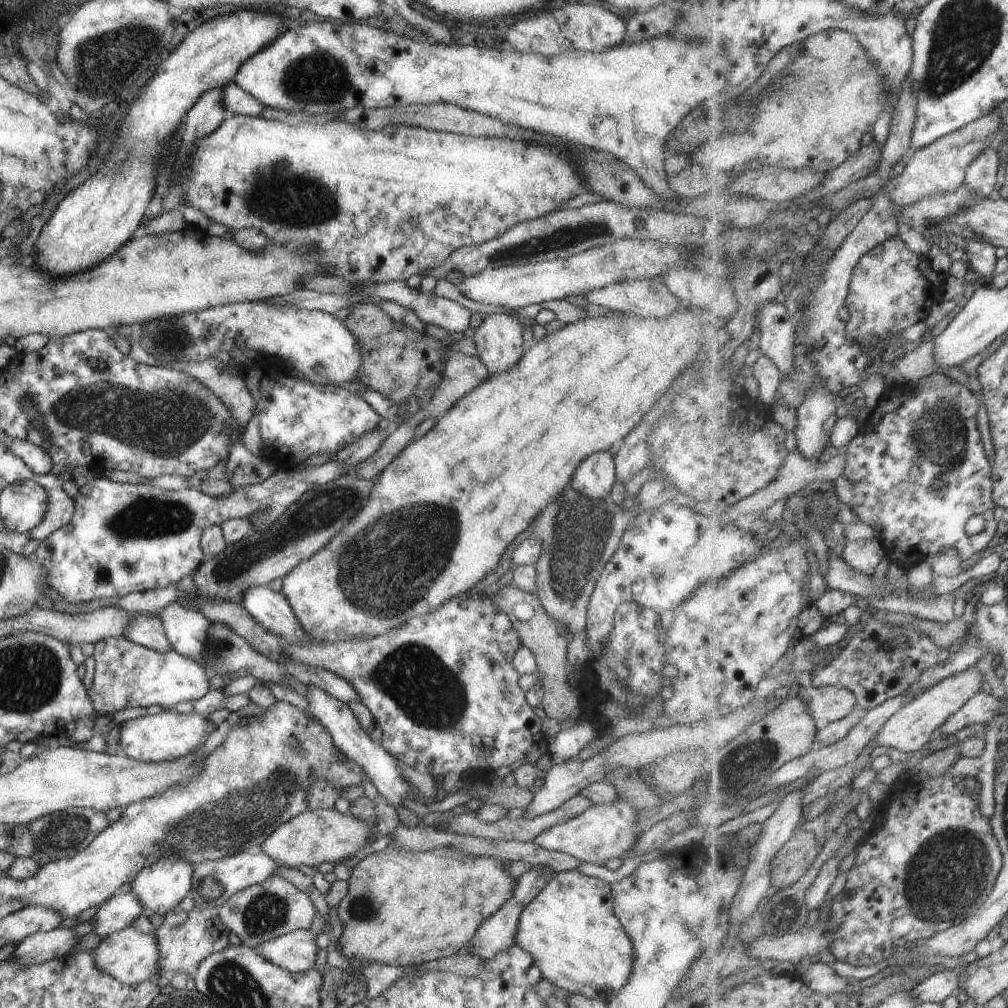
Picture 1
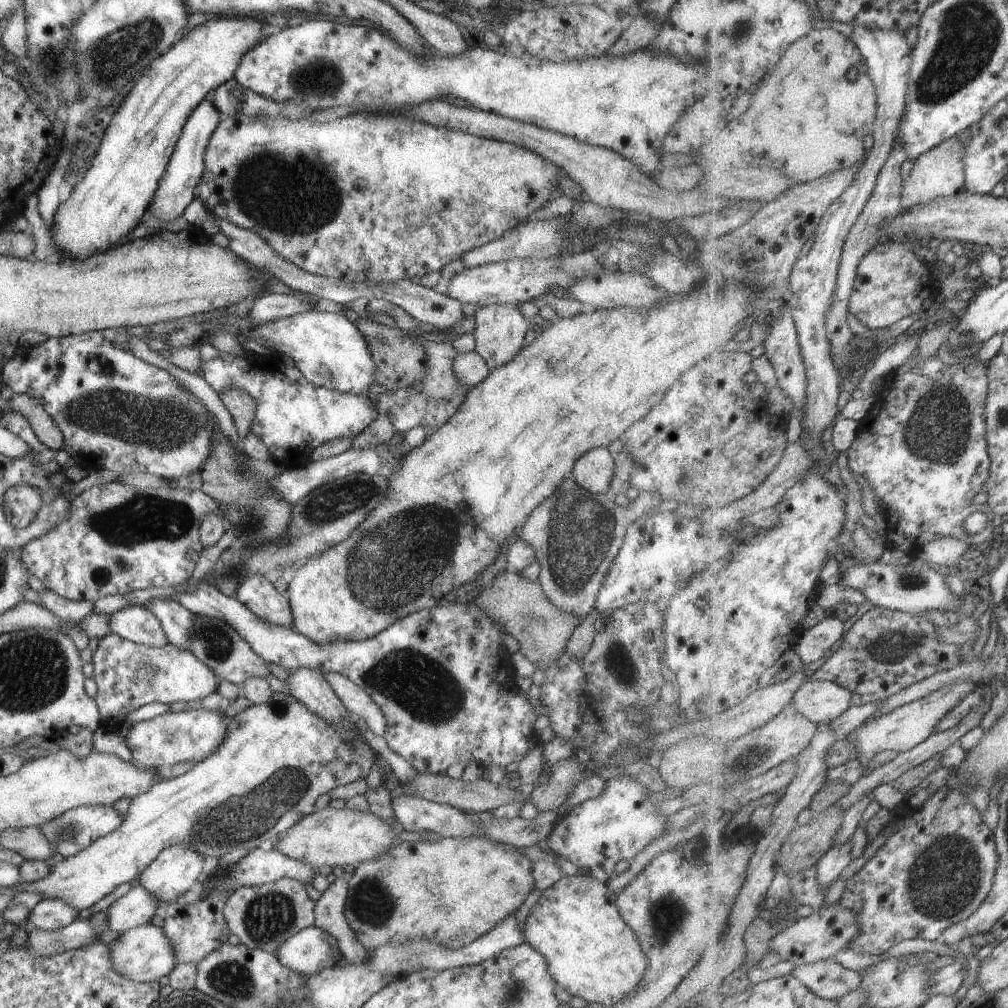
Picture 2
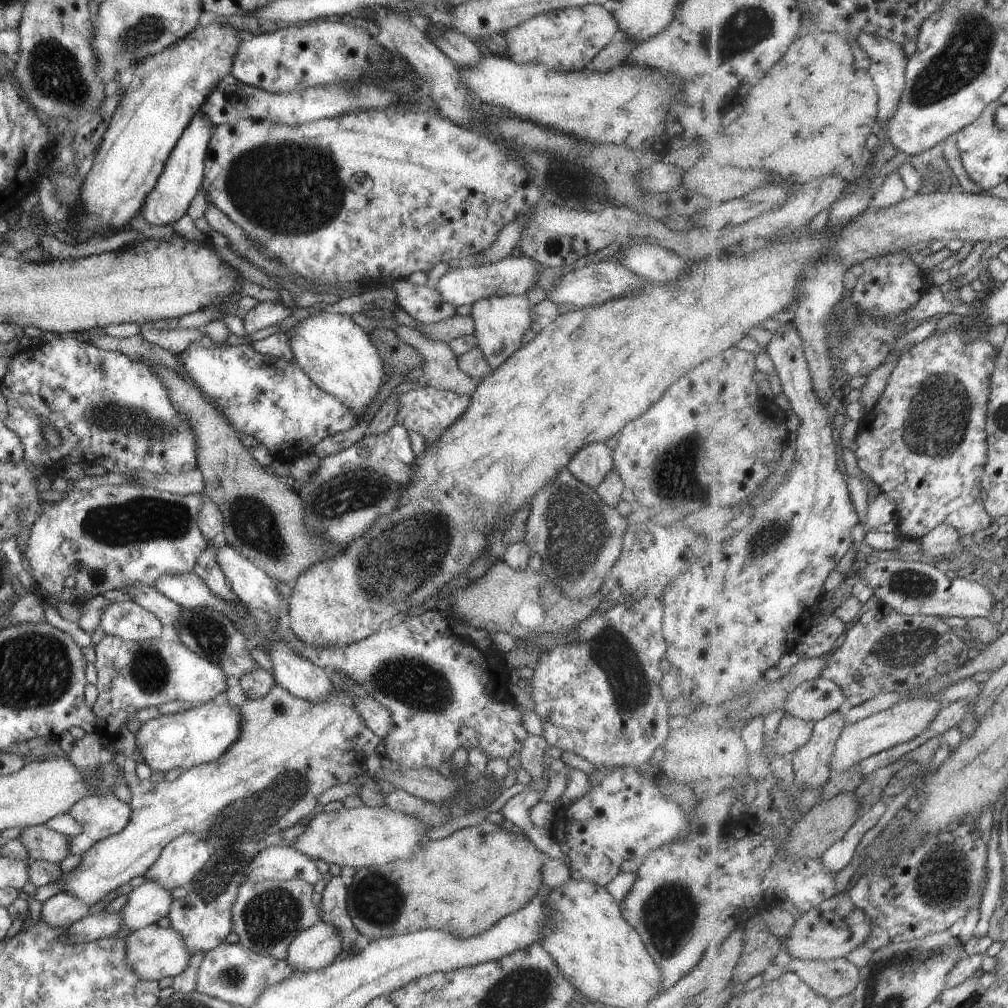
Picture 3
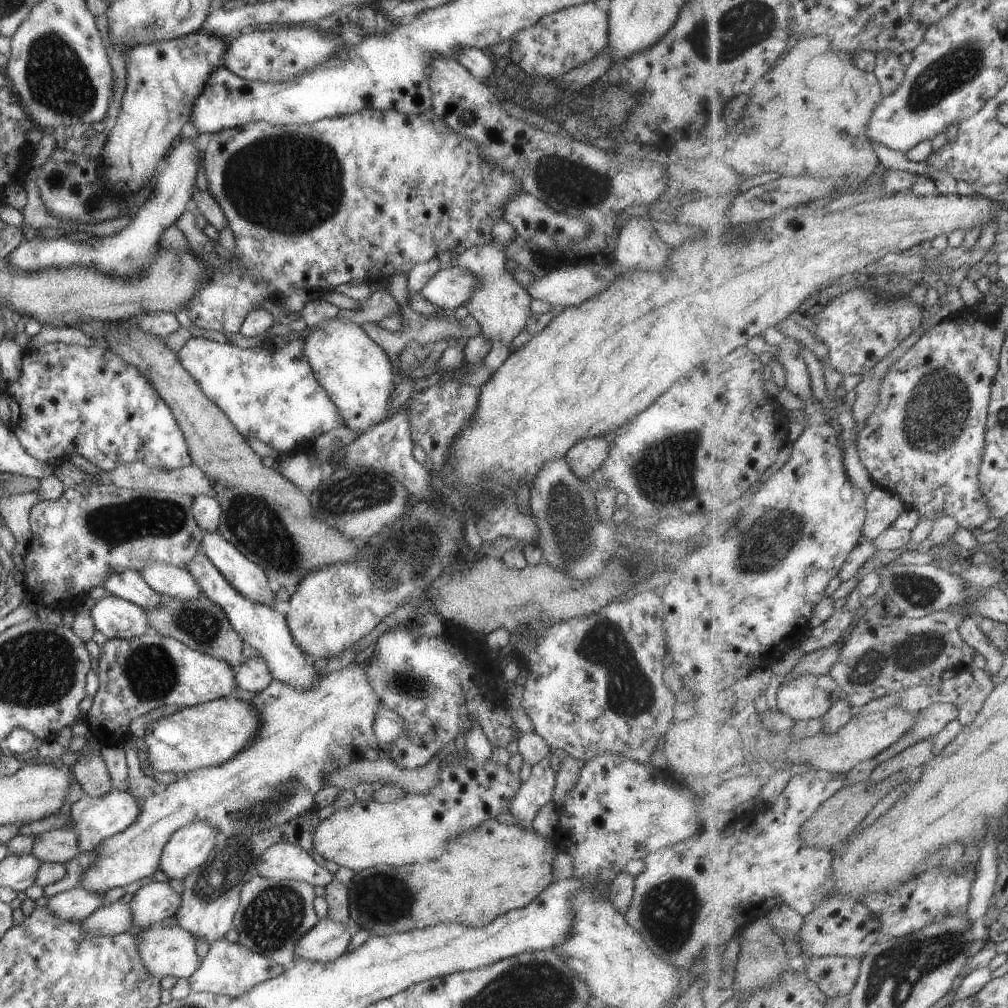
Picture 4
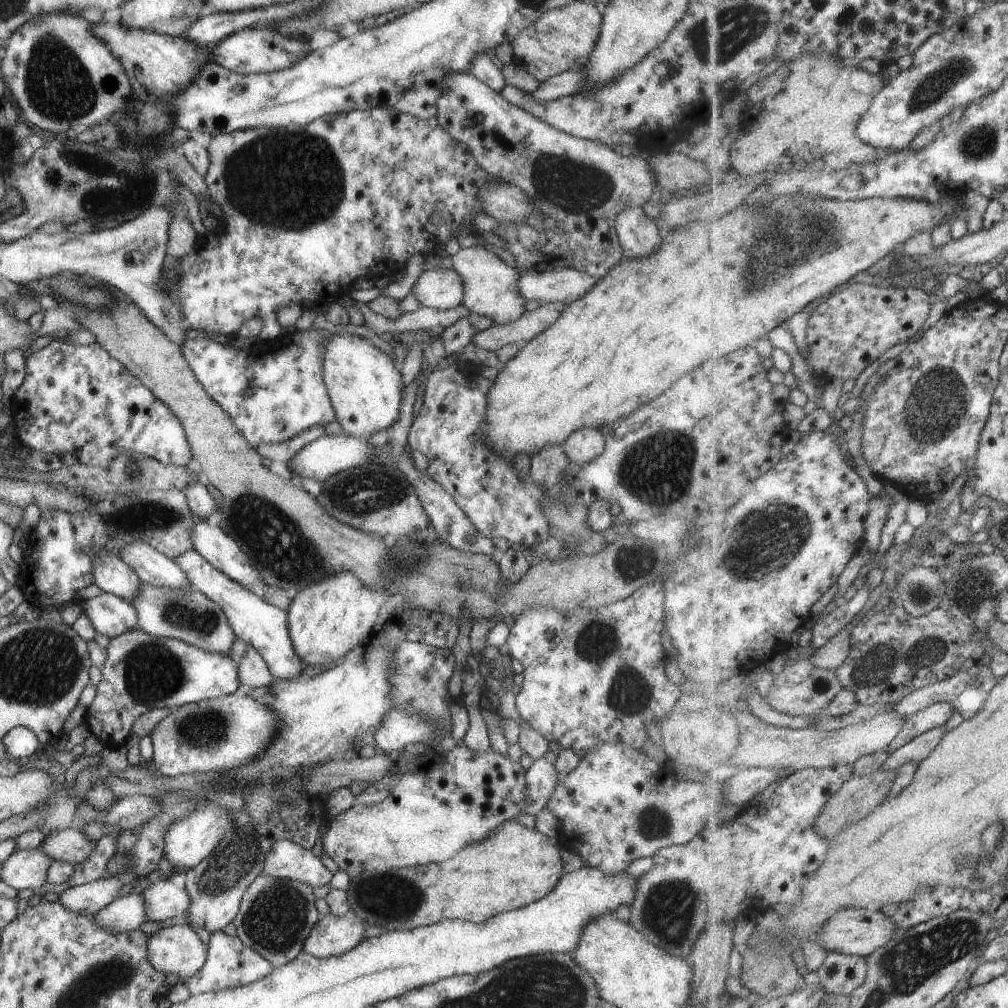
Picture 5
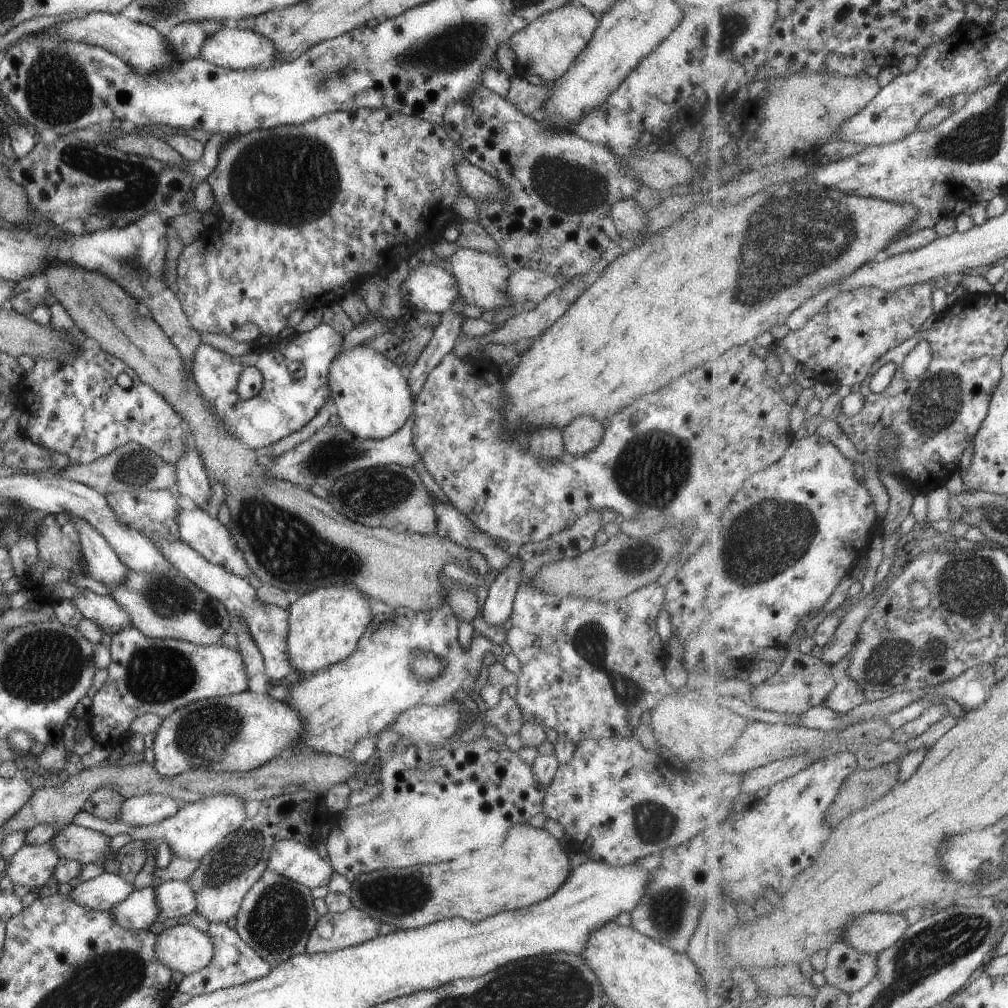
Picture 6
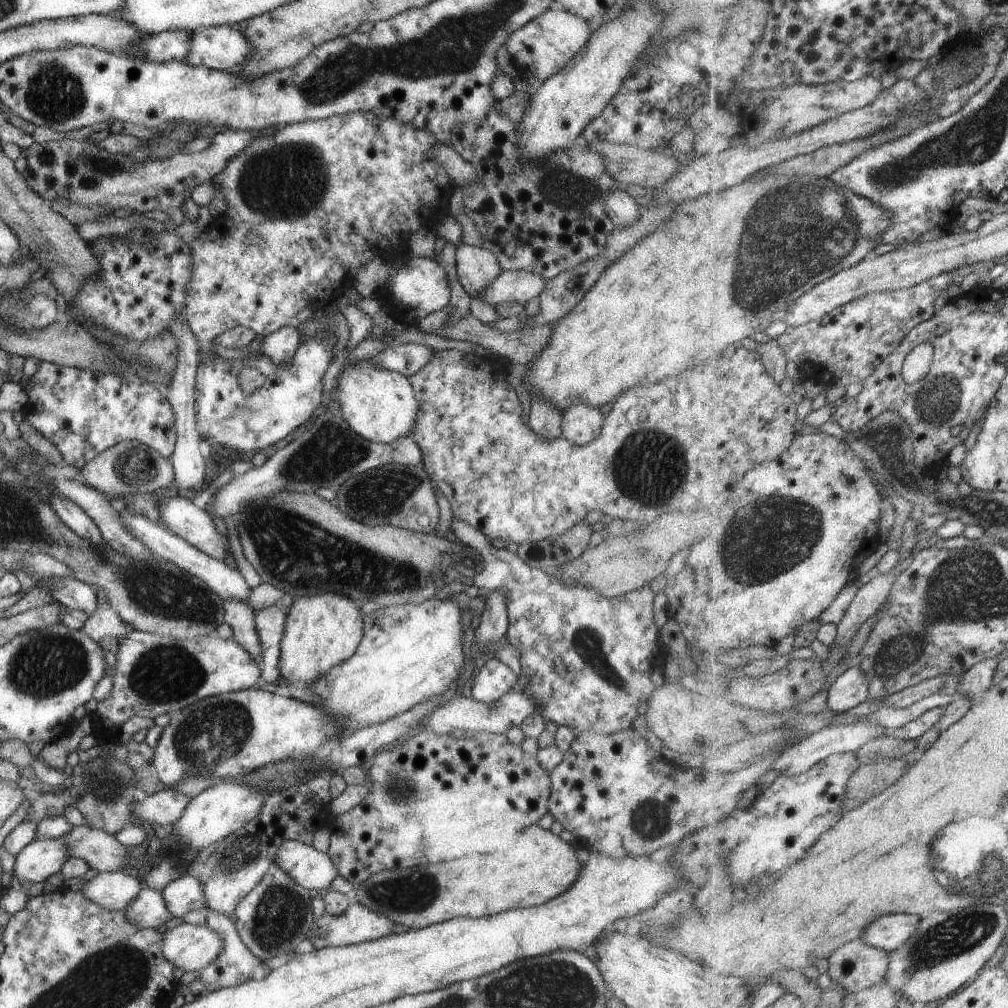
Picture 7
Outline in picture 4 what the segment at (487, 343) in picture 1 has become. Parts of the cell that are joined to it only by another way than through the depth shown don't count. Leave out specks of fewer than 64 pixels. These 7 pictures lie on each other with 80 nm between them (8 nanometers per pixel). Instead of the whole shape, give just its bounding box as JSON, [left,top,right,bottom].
[454,221,531,371]

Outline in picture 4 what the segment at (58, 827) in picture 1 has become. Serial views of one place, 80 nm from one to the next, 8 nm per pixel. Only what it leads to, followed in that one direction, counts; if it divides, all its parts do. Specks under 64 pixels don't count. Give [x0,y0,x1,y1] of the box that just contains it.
[69,789,141,853]

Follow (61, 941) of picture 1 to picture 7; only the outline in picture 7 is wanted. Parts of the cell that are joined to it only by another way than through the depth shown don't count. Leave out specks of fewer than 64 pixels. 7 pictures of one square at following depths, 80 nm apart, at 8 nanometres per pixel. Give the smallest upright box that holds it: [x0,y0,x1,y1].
[122,886,172,929]

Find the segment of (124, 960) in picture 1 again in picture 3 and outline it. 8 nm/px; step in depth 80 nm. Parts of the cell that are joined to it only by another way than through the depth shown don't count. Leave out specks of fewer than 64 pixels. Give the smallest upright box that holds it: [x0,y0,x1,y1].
[125,923,191,981]

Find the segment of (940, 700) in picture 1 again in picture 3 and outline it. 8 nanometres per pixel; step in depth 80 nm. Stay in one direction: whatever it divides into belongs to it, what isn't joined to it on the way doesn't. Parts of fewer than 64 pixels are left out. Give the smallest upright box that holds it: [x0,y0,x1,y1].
[831,698,942,774]

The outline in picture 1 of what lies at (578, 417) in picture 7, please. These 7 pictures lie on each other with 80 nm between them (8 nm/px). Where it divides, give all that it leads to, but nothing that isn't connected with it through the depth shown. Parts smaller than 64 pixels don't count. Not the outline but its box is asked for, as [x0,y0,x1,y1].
[569,452,615,499]

